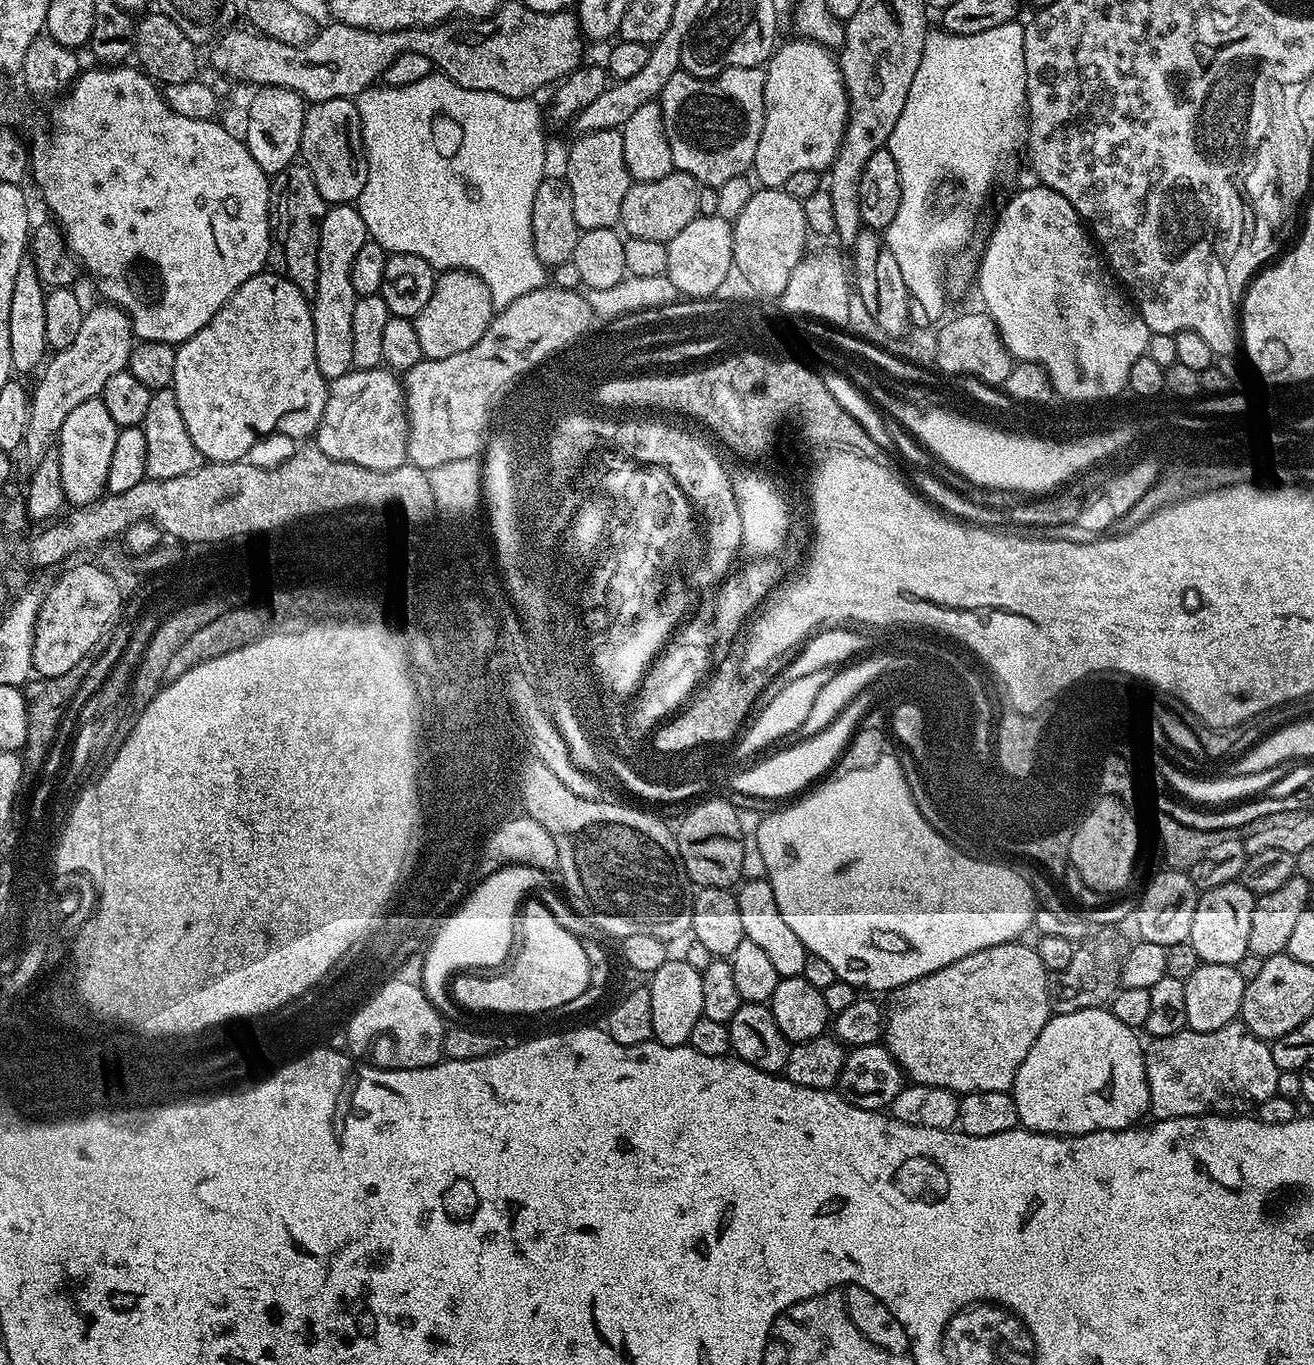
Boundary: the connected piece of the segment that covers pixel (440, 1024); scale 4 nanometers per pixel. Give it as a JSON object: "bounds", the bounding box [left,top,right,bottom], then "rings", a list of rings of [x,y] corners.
{"bounds":[351,981,446,1068],"rings":[[[404,981],[400,984],[389,984],[388,988],[378,988],[375,992],[376,1000],[372,997],[367,1003],[367,1008],[360,1012],[360,1015],[352,1023],[351,1040],[352,1046],[356,1049],[356,1052],[360,1053],[361,1056],[368,1056],[373,1062],[375,1068],[429,1068],[434,1063],[437,1063],[441,1059],[444,1050],[444,1033],[446,1031],[446,1023],[442,1017],[441,1009],[437,1008],[431,1000],[428,999],[428,995],[424,993],[423,988],[419,991],[416,988],[408,987]]]}

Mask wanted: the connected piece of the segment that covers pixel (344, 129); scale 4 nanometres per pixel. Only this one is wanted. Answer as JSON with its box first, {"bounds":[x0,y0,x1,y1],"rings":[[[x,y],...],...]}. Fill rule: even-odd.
{"bounds":[299,98,368,205],"rings":[[[330,98],[307,105],[302,122],[299,159],[304,160],[307,175],[316,183],[315,195],[325,205],[352,204],[360,197],[362,186],[366,186],[368,155],[364,152],[362,126],[355,99]]]}

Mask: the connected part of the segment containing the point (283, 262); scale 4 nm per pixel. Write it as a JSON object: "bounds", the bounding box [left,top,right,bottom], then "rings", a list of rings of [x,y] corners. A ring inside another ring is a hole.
{"bounds":[268,178,322,298],"rings":[[[276,178],[271,181],[268,189],[268,223],[272,226],[272,245],[268,251],[268,264],[271,271],[277,272],[280,276],[284,276],[290,282],[294,282],[294,286],[298,286],[298,290],[302,290],[304,295],[311,298],[316,294],[316,279],[318,278],[318,242],[320,241],[320,217],[322,215],[322,204],[315,195],[309,194],[307,196],[304,192],[295,192],[292,189],[292,184],[288,180],[280,180],[284,178]]]}

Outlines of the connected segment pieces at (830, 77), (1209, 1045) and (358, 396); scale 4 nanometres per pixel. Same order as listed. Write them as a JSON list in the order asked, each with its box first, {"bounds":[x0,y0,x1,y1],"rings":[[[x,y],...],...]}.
[{"bounds":[751,38,848,188],"rings":[[[792,38],[789,44],[781,43],[764,73],[764,125],[751,167],[751,171],[756,172],[755,179],[760,179],[759,183],[765,188],[783,188],[786,178],[802,170],[823,173],[834,162],[847,125],[848,95],[837,57],[824,45],[812,40]]]},{"bounds":[1144,1022,1280,1121],"rings":[[[1242,1022],[1222,1030],[1185,1030],[1166,1038],[1155,1038],[1144,1053],[1148,1079],[1148,1103],[1157,1121],[1179,1116],[1232,1114],[1243,1104],[1255,1105],[1276,1095],[1280,1068],[1274,1062],[1271,1043],[1260,1040]]]},{"bounds":[314,366,408,472],"rings":[[[384,366],[378,368],[362,368],[342,374],[342,378],[331,381],[328,386],[328,397],[326,398],[324,413],[314,433],[314,444],[315,447],[321,448],[330,457],[334,457],[348,464],[362,465],[366,470],[374,470],[375,472],[389,472],[405,464],[408,460],[408,417],[404,410],[404,389],[401,381],[398,379],[397,373]]]}]

